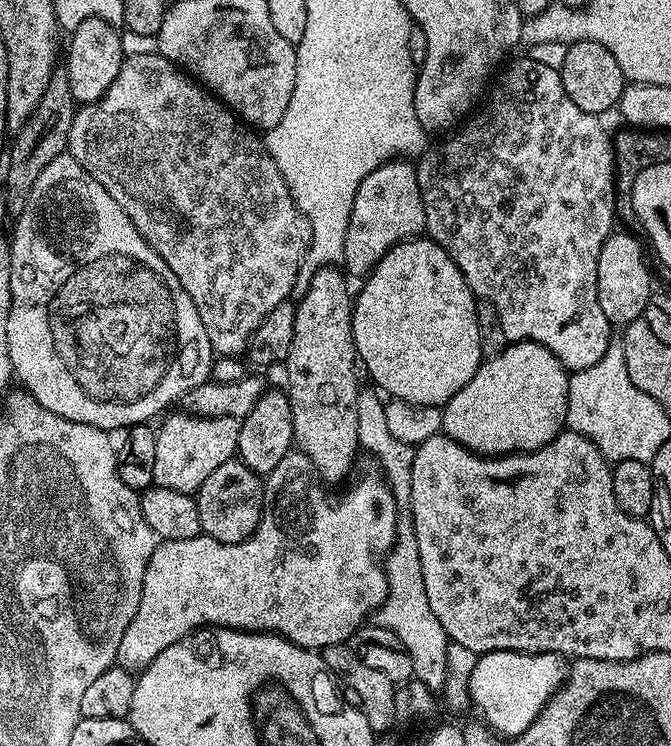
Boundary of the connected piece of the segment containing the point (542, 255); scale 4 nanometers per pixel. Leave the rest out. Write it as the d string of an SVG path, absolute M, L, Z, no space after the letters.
M516 60L508 69L506 68L495 77L496 89L493 90L488 105L444 138L449 140L444 140L441 144L433 143L424 155L419 157L416 177L426 210L424 223L426 236L438 246L442 246L446 254L450 254L462 278L466 278L472 295L494 306L502 322L502 330L510 342L533 340L534 343L546 346L546 350L553 352L569 373L586 370L586 366L594 366L594 362L598 362L598 358L606 354L608 343L614 338L614 326L608 321L606 314L602 314L602 306L598 306L598 254L602 254L602 246L614 232L614 227L612 228L616 210L614 140L610 132L608 136L603 122L600 121L603 119L597 113L578 110L578 106L570 102L570 94L566 94L562 86L559 67L552 65L551 68L540 60Z

